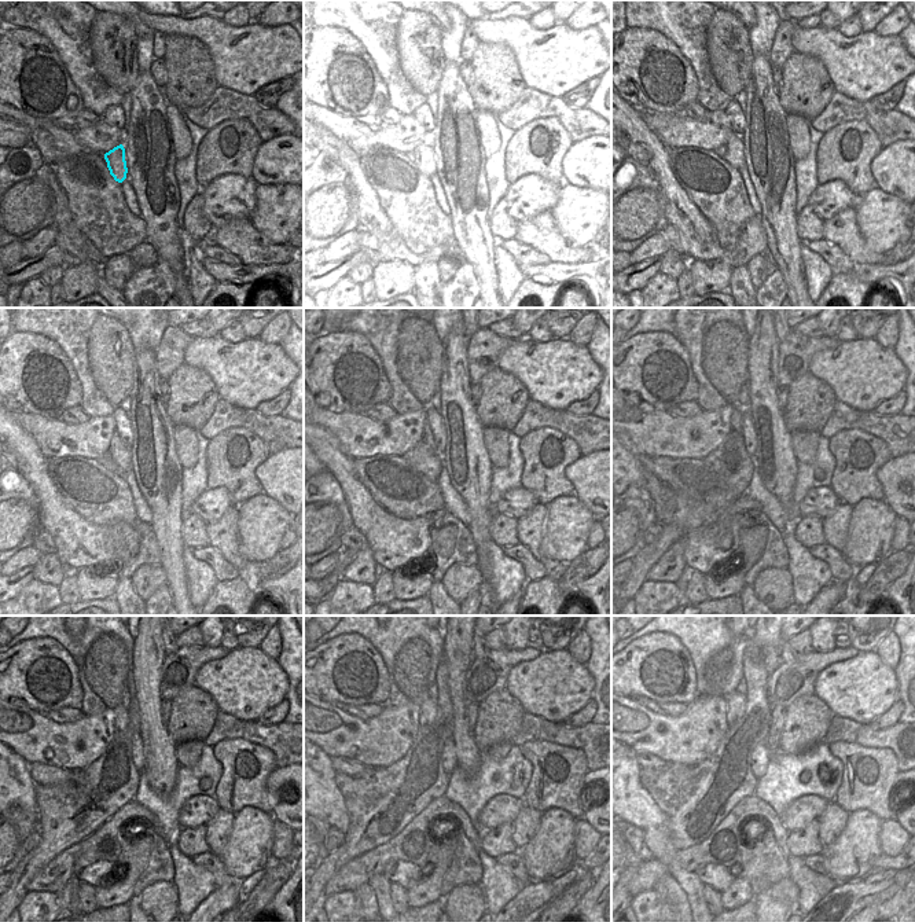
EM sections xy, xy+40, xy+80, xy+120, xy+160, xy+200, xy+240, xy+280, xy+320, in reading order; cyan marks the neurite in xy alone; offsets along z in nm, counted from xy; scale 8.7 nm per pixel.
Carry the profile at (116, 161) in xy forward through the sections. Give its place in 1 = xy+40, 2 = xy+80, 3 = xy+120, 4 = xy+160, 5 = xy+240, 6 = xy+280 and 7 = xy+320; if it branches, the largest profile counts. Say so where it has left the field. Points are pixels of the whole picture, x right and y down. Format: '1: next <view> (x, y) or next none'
1: next xy+40 (423, 155)
2: next xy+80 (734, 155)
3: next xy+120 (120, 452)
4: next xy+160 (427, 436)
5: next xy+240 (121, 716)
6: next xy+280 (429, 706)
7: next xy+320 (737, 702)

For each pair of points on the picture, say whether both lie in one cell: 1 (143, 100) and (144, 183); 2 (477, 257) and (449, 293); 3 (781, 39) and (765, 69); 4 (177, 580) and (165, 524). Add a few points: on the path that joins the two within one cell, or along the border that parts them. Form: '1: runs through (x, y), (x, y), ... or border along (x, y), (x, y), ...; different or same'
1: runs through (149, 121), (150, 162); same
2: border along (465, 260), (471, 265), (481, 293); different
3: border along (767, 57), (772, 66); different
4: runs through (173, 566), (169, 537); same

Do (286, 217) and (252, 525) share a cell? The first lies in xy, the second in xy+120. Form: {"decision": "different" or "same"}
{"decision": "same"}

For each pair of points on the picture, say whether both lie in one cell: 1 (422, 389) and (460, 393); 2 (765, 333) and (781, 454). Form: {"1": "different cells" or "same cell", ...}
{"1": "different cells", "2": "same cell"}

